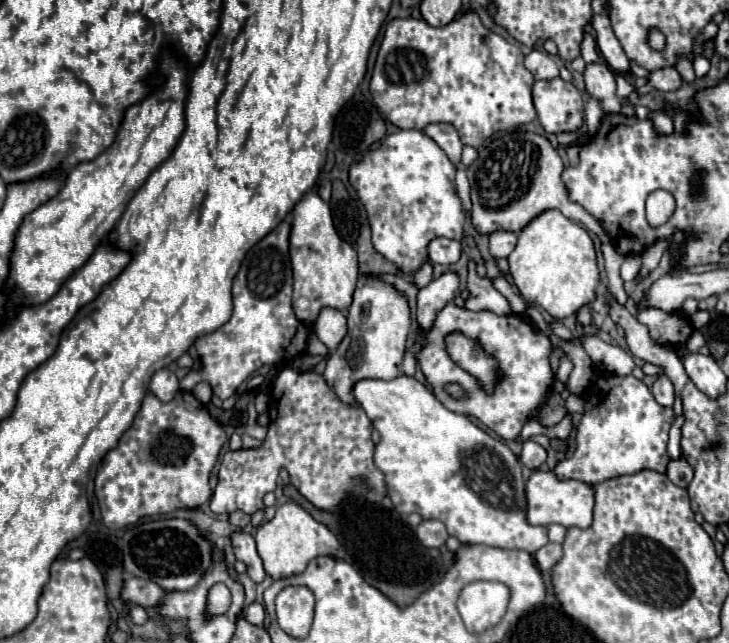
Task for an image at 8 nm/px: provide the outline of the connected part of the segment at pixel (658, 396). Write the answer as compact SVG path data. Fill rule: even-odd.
M660 375L658 381L652 385L652 395L660 405L672 407L672 403L674 403L674 385L672 385L672 381L666 375Z

